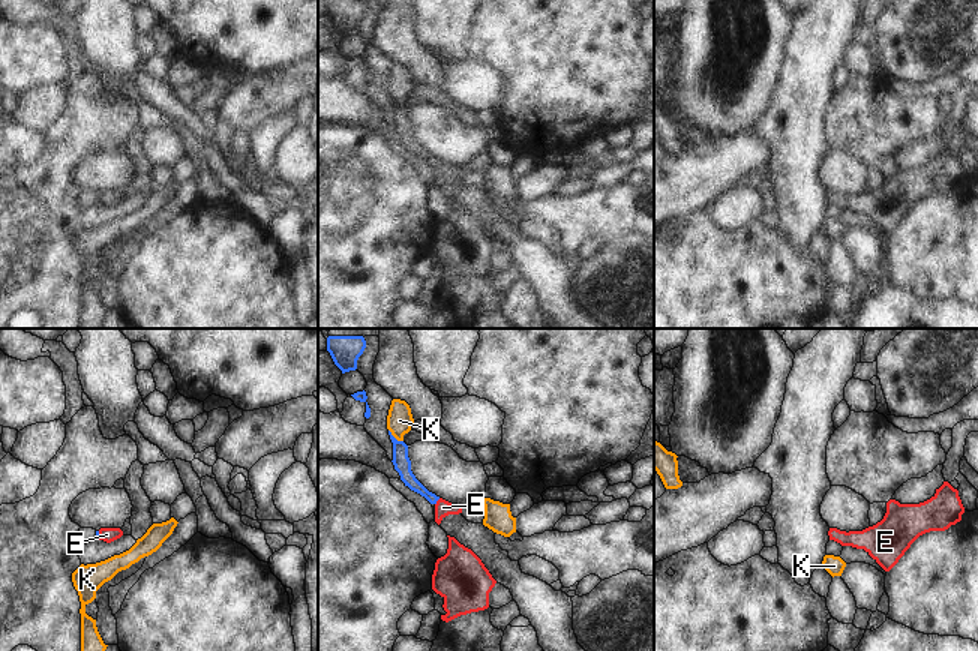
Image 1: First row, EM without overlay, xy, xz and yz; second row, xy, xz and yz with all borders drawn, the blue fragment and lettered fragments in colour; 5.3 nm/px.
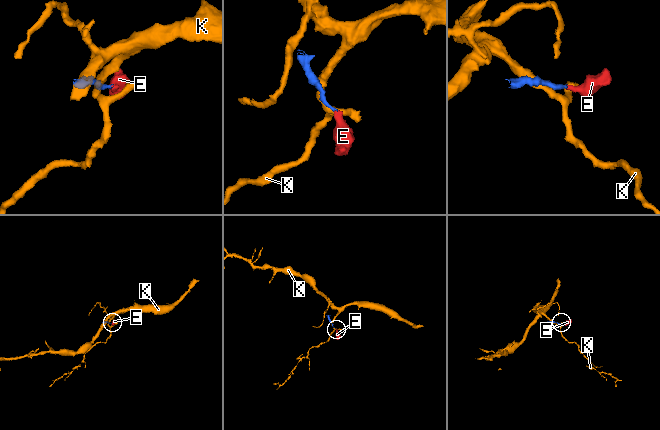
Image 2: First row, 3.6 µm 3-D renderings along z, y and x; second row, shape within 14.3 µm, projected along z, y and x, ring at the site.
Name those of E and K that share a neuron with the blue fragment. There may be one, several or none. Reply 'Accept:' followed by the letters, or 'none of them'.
Accept: E

